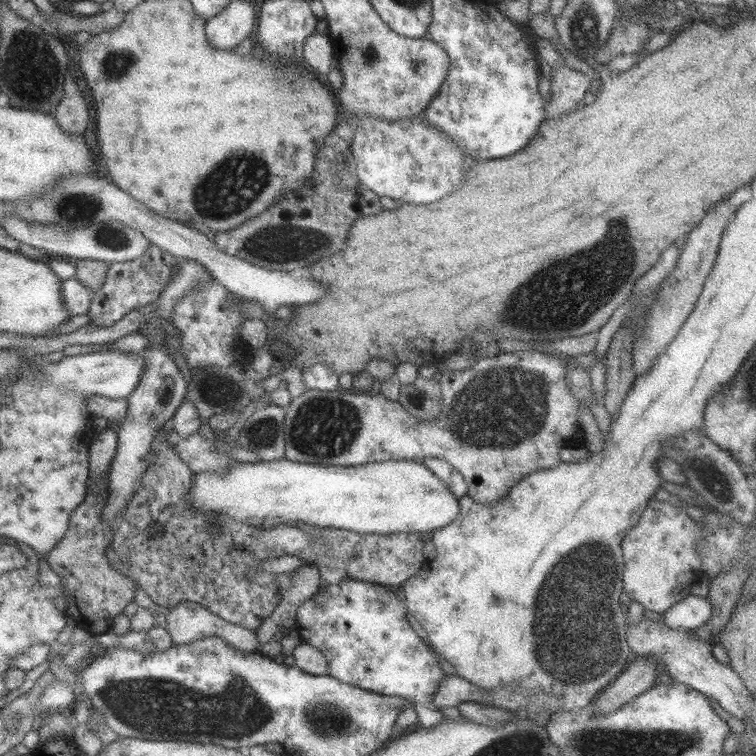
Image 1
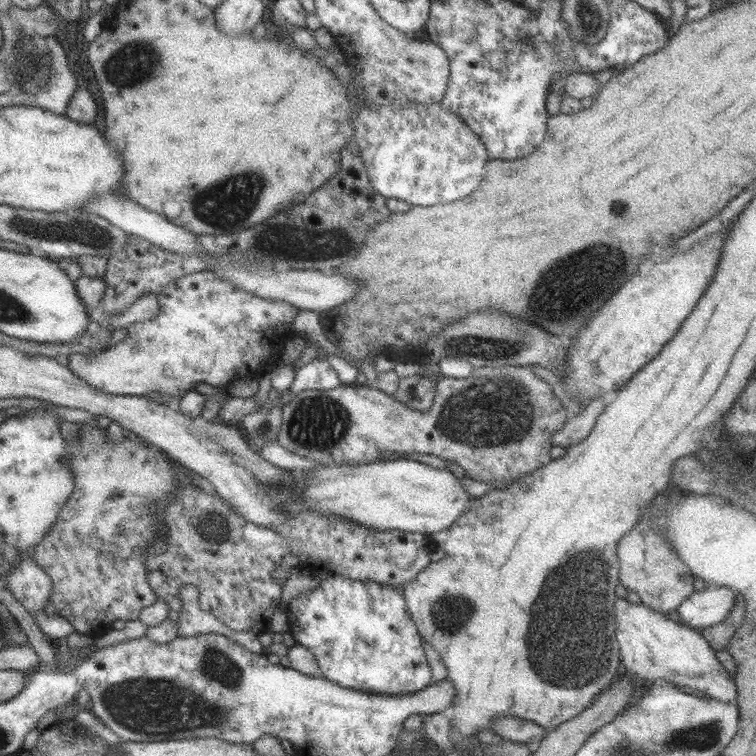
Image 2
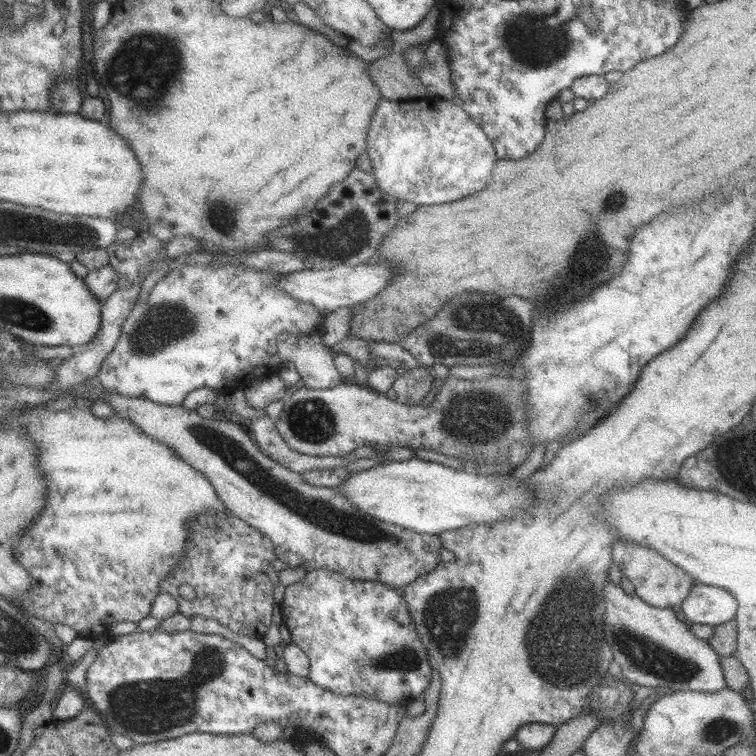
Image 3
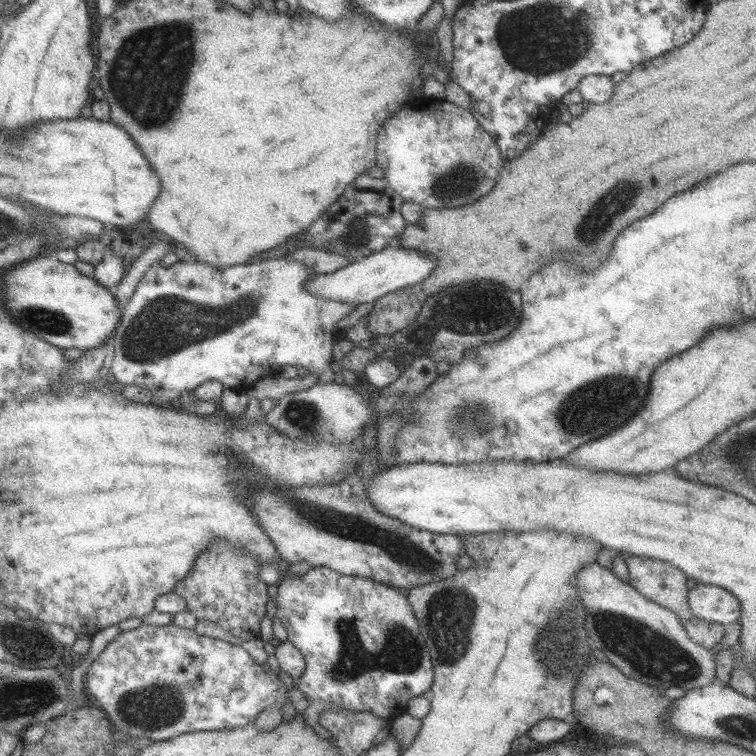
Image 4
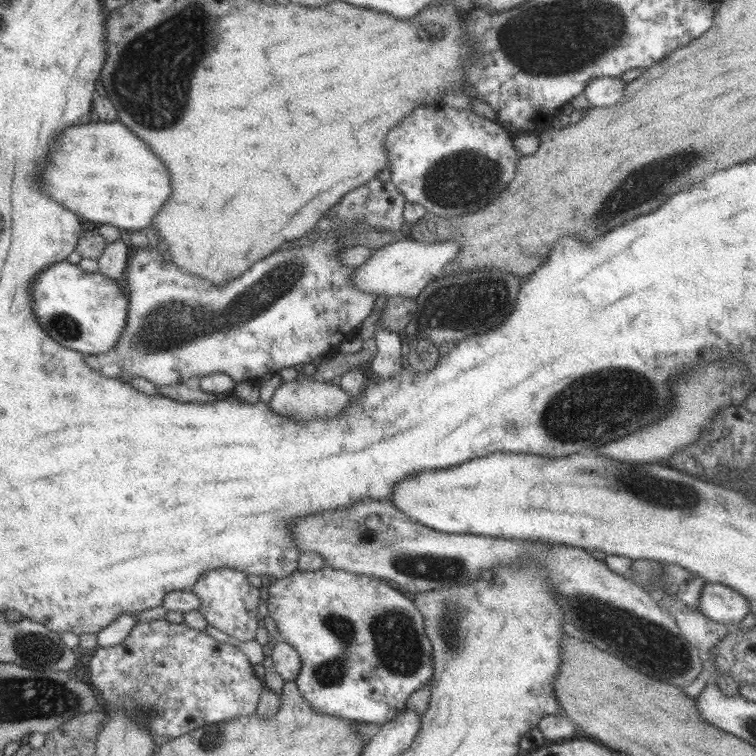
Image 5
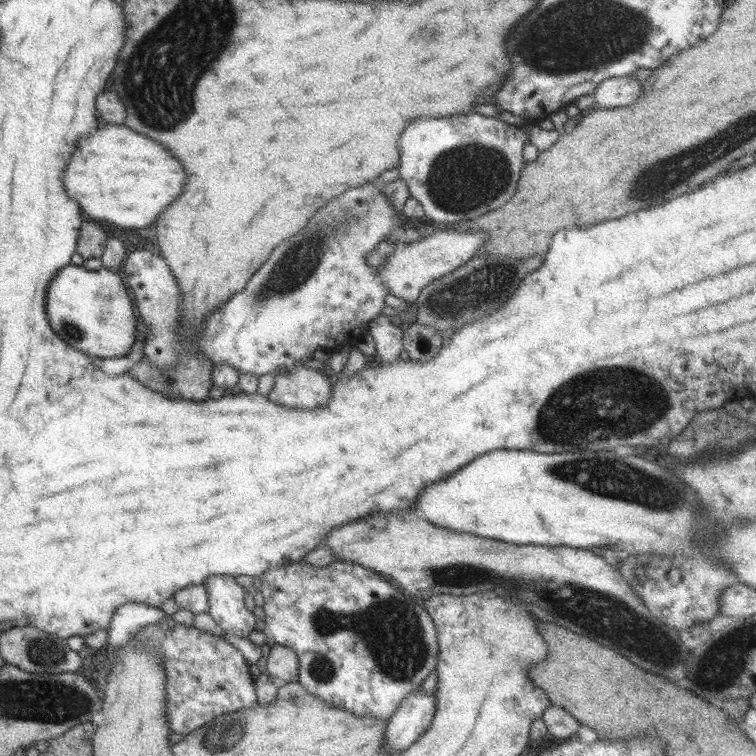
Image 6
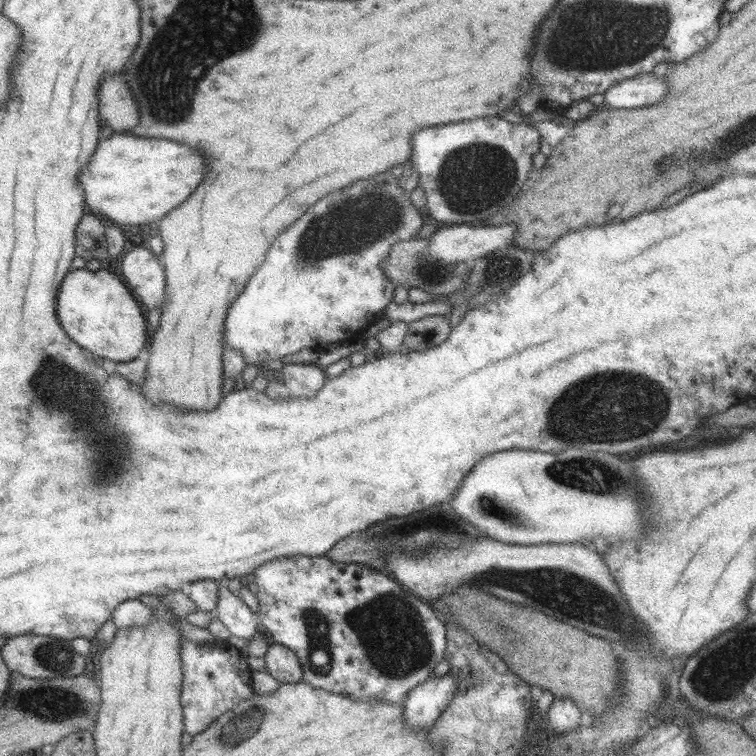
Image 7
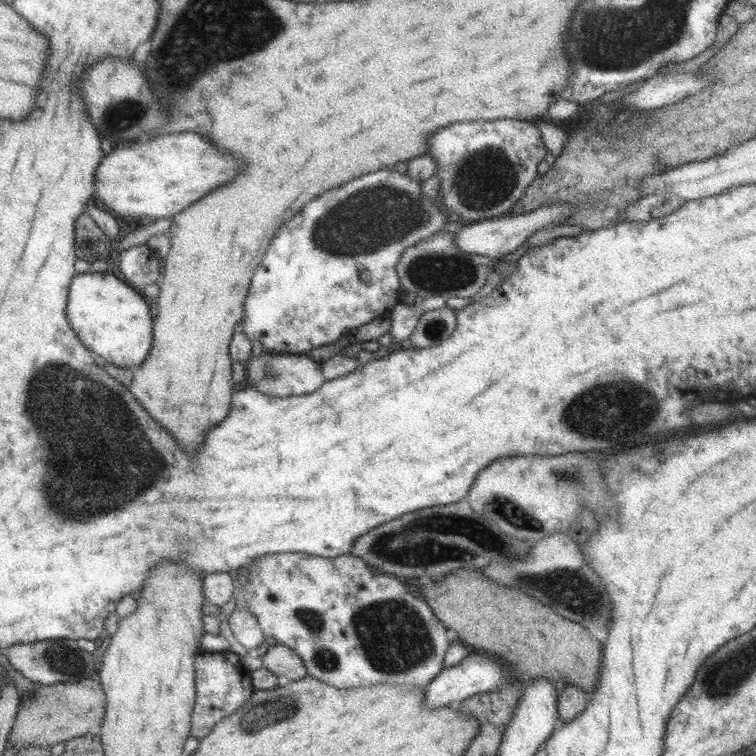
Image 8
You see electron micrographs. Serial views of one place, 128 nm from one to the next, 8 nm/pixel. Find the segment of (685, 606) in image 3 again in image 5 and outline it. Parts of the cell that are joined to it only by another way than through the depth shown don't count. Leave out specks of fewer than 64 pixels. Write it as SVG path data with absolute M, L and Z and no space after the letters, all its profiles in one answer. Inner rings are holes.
M706 583L699 594L696 610L715 623L739 624L749 612L749 603L737 591L719 583Z

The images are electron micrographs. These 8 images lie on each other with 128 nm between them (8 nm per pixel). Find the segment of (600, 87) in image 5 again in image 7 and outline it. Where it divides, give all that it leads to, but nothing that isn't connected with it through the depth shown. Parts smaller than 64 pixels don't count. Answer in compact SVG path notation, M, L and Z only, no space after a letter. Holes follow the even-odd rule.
M642 73L619 80L603 92L603 104L613 111L641 108L661 102L667 94L667 83L653 73Z

